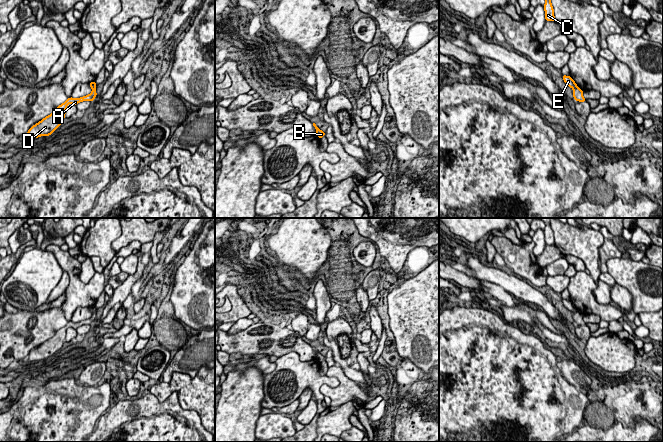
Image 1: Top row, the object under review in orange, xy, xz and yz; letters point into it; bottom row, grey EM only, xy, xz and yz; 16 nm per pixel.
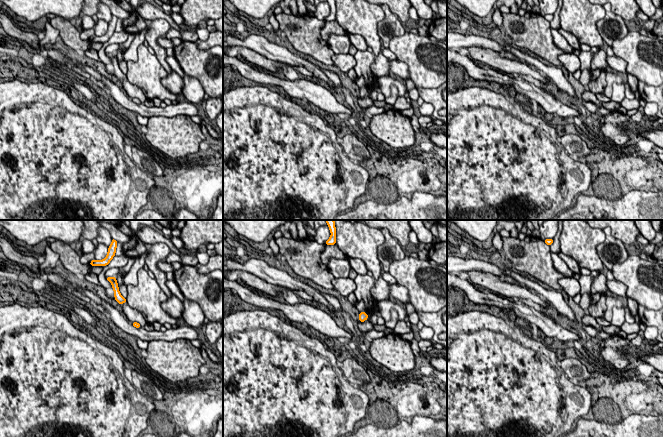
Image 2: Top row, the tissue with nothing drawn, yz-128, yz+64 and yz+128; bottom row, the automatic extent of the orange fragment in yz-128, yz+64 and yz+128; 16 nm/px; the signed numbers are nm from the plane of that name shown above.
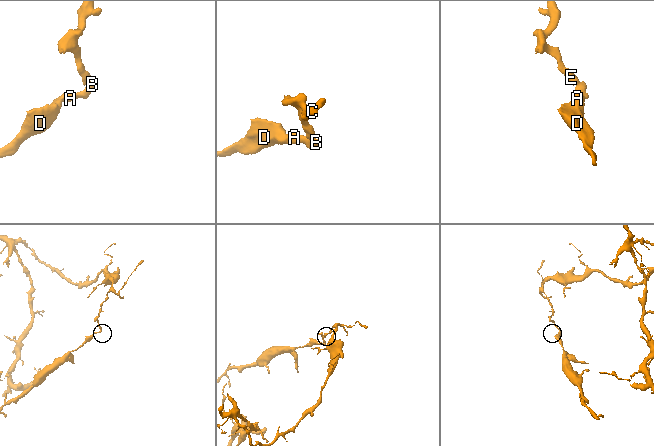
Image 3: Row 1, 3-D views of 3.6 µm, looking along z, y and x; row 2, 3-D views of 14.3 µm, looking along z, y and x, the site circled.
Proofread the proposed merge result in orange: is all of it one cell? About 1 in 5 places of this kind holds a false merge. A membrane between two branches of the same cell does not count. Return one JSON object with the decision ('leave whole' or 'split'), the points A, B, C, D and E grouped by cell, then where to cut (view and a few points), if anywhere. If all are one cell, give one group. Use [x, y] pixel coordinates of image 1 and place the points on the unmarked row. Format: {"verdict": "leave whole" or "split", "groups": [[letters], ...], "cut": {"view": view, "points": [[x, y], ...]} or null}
{"verdict": "split", "groups": [["A", "B", "D"], ["C", "E"]], "cut": {"view": "yz", "points": [[576, 309], [573, 313]]}}

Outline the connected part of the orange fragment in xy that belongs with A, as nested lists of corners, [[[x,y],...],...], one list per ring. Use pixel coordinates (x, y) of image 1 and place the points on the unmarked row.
[[[96,311],[92,313],[89,319],[80,322],[68,322],[66,326],[59,329],[55,335],[43,342],[40,346],[33,349],[27,356],[28,362],[38,362],[40,360],[49,360],[52,358],[63,346],[65,342],[66,332],[68,328],[77,329],[82,325],[93,325],[97,320]]]

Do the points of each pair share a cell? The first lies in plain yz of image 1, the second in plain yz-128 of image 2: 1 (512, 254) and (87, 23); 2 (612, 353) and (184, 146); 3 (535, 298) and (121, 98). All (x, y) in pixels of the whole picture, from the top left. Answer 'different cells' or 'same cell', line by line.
1: different cells
2: same cell
3: same cell

